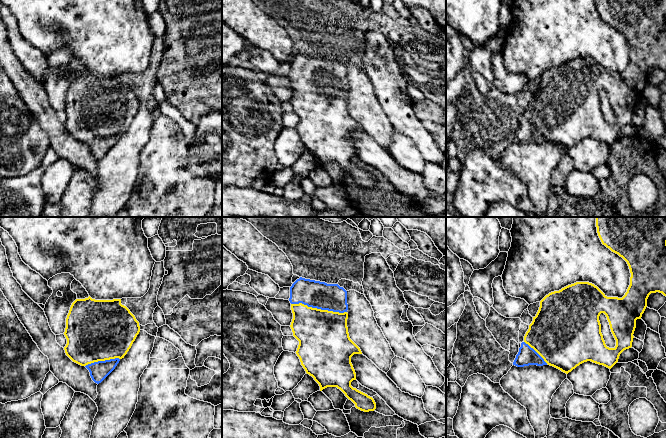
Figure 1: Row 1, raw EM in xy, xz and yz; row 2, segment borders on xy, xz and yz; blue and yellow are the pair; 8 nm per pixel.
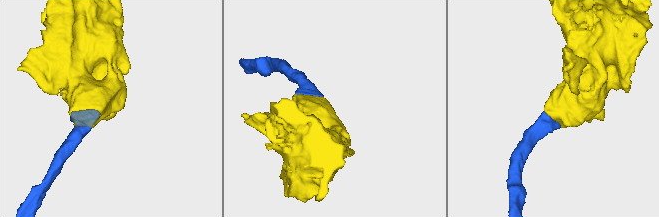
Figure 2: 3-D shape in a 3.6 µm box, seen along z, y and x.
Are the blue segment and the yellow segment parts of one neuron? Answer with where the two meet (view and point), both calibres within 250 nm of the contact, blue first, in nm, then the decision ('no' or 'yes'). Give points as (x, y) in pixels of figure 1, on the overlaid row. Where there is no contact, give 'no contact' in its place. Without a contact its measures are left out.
contact xz (319, 308); calibres 220 and 400 nm; yes

